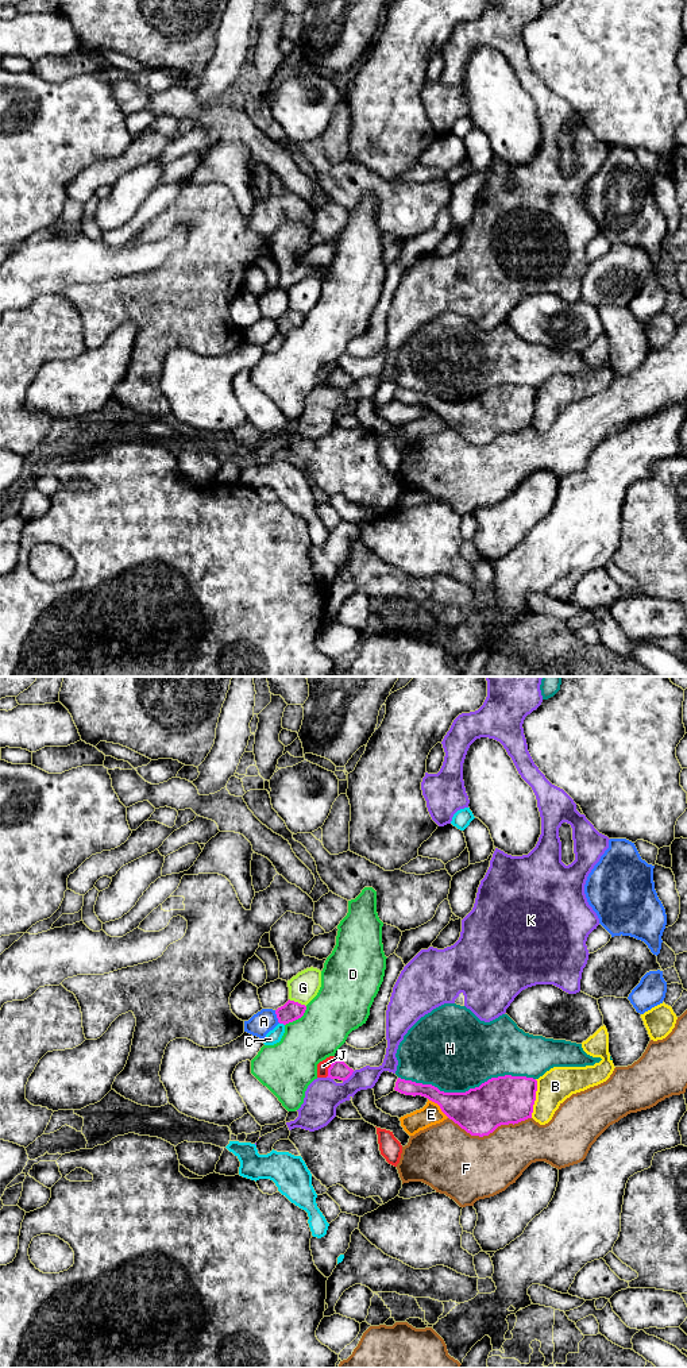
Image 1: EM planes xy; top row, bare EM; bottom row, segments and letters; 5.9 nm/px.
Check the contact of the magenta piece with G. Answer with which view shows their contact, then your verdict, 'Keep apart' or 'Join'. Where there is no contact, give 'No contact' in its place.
Touches magenta in xy. Keep apart

